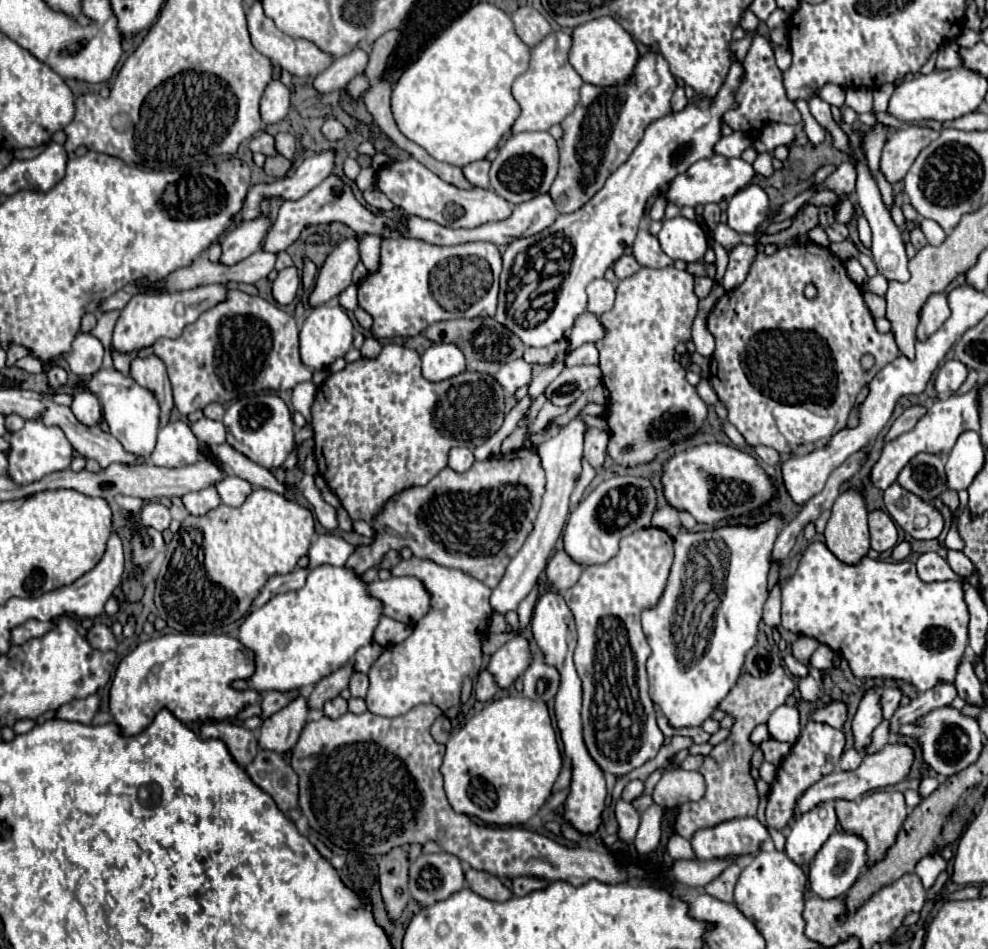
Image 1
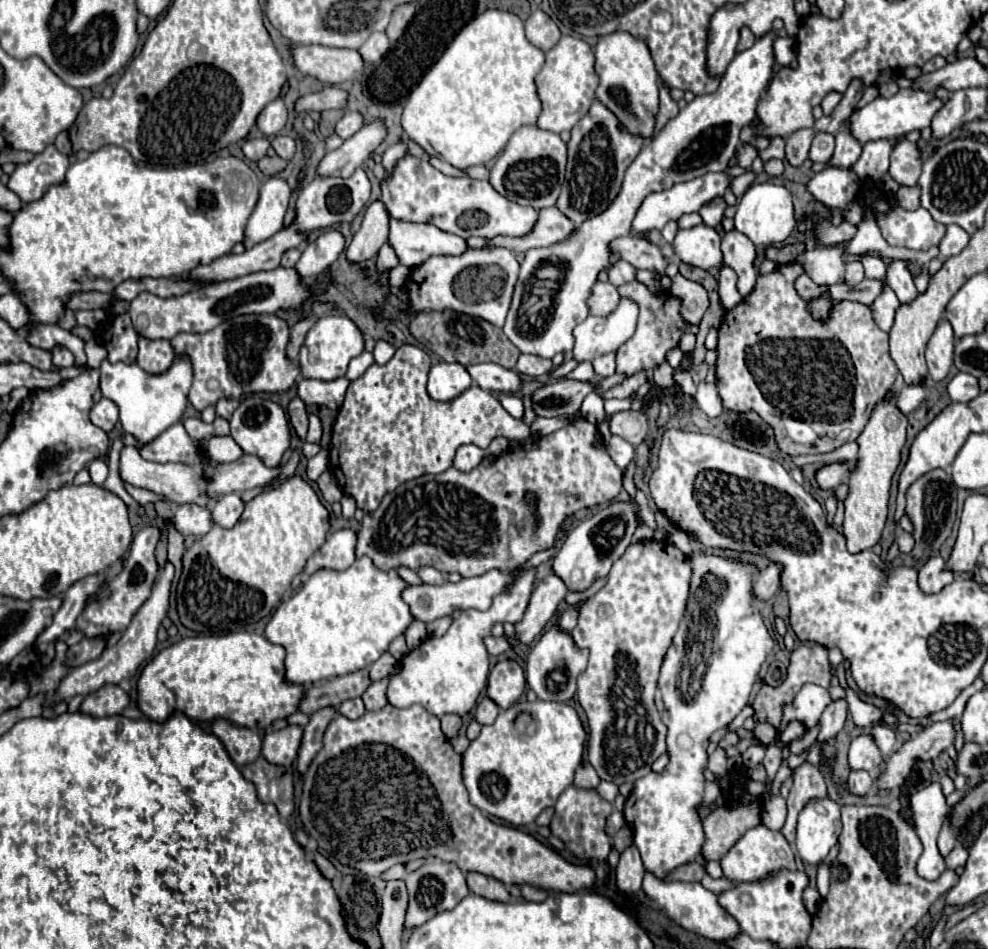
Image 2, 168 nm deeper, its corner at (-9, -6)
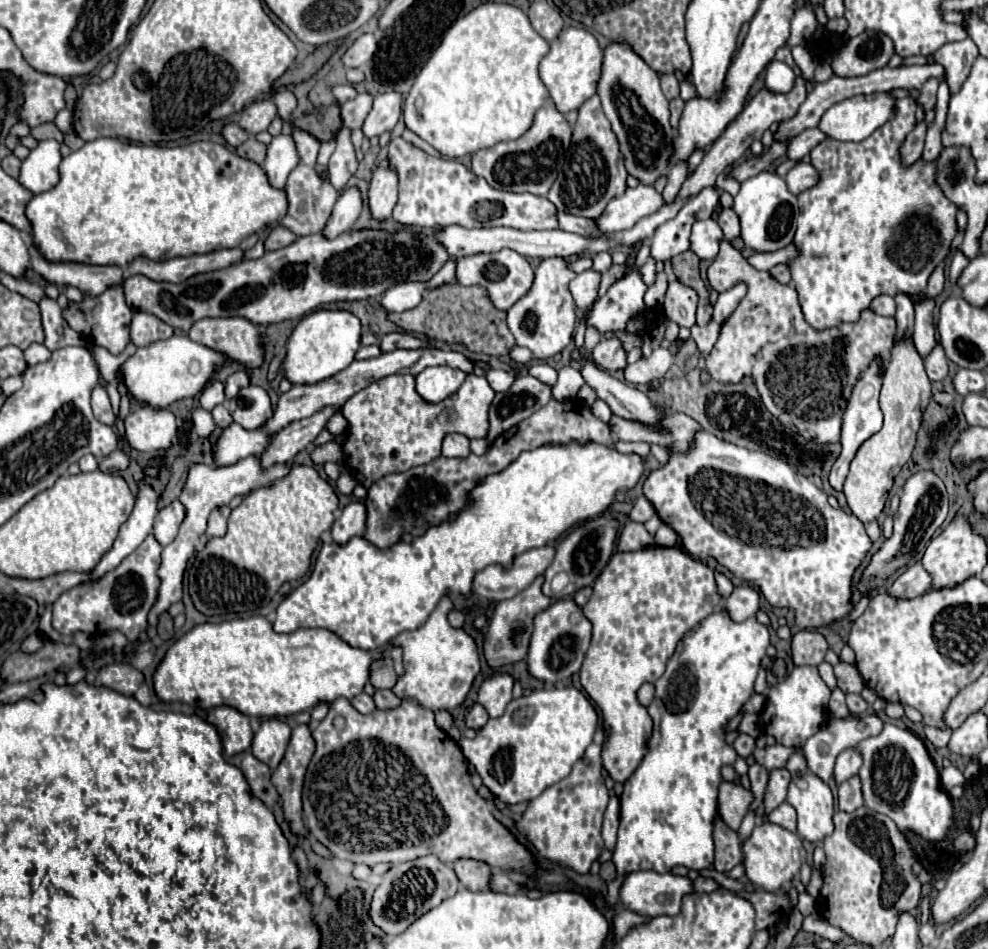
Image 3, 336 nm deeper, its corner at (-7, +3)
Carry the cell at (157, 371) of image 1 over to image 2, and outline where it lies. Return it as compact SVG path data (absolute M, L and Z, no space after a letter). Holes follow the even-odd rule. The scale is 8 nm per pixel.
M140 337L138 347L140 347L138 365L150 375L162 375L164 371L168 371L168 367L172 367L176 359L174 349L170 347L170 341L164 341L164 339L150 341Z

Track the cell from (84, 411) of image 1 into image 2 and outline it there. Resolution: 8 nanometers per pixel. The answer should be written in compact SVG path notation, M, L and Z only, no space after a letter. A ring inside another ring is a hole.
M102 397L102 399L90 409L90 421L92 421L96 427L100 427L102 431L110 433L112 427L116 425L116 421L118 421L118 409L116 409L116 405L114 405L110 399L104 399L104 397Z

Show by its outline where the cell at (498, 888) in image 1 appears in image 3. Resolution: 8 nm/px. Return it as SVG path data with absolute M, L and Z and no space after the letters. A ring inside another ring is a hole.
M458 860L454 862L454 872L460 884L468 890L486 890L490 880L490 866L478 860Z

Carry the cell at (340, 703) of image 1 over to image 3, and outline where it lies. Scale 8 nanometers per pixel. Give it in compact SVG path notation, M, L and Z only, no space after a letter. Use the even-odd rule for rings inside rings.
M366 692L358 694L358 696L352 700L352 706L354 706L358 712L362 712L362 714L370 714L370 712L374 712L374 710L376 710L372 696L368 696Z

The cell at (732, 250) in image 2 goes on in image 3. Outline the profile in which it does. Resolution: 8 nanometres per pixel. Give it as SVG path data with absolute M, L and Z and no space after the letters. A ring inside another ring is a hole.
M722 208L722 212L718 214L718 224L726 240L734 240L736 236L740 236L740 220L732 208Z

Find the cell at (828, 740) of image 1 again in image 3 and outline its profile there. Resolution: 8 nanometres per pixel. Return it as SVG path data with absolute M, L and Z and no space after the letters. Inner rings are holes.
M780 804L780 806L768 816L768 820L770 820L772 824L778 824L778 826L790 830L790 832L796 832L796 816L792 816L792 806L788 806L788 804Z

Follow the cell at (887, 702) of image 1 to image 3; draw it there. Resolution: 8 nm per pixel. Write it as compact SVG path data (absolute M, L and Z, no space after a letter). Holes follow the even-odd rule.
M846 694L846 706L848 706L848 710L852 712L852 714L862 714L862 712L866 712L866 708L868 708L868 704L866 704L866 700L860 696L860 694Z

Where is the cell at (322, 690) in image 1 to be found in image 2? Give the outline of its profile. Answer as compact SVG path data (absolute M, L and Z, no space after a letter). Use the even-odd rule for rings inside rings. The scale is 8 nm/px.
M328 705L320 711L316 711L314 715L310 715L310 721L308 725L304 727L304 737L302 737L302 747L300 747L300 753L298 753L298 769L304 773L310 765L310 761L314 759L314 755L320 751L322 747L322 737L324 737L324 731L328 727L328 723L332 721L336 713L336 707L334 705Z

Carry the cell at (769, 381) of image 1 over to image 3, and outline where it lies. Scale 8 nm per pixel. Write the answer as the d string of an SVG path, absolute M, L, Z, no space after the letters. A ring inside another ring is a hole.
M728 242L720 244L720 252L710 264L706 272L709 286L716 292L724 292L744 282L748 292L738 304L736 312L722 324L718 342L714 344L710 356L706 358L706 368L710 376L718 382L740 382L744 376L754 376L756 388L764 400L764 406L772 416L776 416L784 426L796 428L804 438L816 440L818 444L838 442L840 440L840 424L850 392L862 370L876 358L890 358L890 350L894 344L896 322L894 318L882 318L872 310L864 310L860 320L854 324L842 324L838 328L828 328L824 332L816 332L802 316L798 294L792 286L778 284L768 272L758 272L752 268L746 258Z

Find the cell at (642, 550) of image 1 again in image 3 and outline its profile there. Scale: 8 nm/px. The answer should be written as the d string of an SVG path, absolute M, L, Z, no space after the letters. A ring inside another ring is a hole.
M656 546L638 552L614 554L602 574L596 578L594 594L582 608L584 616L594 626L594 634L592 644L586 652L586 660L580 668L580 682L586 694L600 706L604 714L604 726L610 730L608 740L604 742L602 762L612 780L626 782L648 752L652 718L648 716L648 710L636 700L638 688L644 682L656 682L664 674L666 662L674 654L682 636L692 630L702 618L710 616L720 606L720 602L722 596L716 590L714 572L680 548Z

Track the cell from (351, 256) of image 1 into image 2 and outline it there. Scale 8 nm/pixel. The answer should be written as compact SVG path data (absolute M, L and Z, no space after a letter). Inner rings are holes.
M380 201L372 203L366 209L360 231L352 237L352 243L346 247L346 257L350 263L362 263L372 259L388 239L388 211Z

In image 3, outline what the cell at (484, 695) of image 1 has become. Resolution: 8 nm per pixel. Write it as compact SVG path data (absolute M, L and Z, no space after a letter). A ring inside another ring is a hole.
M474 704L472 710L470 710L470 714L466 716L466 728L472 728L472 730L478 732L486 722L488 722L486 710L480 704Z

